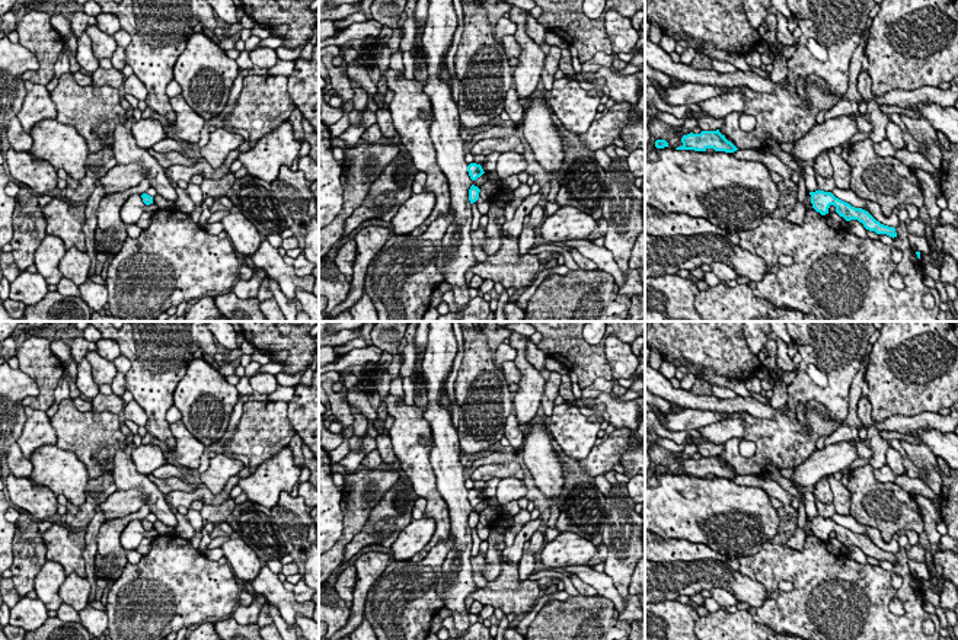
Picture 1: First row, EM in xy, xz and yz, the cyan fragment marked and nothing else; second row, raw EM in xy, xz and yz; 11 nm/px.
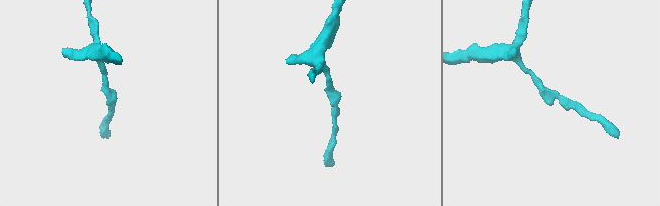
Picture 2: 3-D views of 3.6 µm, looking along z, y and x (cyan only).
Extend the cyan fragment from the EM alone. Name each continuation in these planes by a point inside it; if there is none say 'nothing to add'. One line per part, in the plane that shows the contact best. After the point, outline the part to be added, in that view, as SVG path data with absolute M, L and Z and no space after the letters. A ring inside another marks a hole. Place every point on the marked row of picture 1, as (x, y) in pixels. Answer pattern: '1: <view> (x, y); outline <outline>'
nothing to add

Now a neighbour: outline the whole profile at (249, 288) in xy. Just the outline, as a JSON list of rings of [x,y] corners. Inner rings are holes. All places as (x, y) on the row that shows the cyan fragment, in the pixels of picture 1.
[[[259,268],[249,281],[237,279],[231,291],[239,298],[255,298],[258,295],[262,279],[265,278],[266,271]]]

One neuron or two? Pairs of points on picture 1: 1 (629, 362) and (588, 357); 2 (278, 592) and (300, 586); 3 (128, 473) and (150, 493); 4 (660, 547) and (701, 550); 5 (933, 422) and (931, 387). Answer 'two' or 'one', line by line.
1: two
2: two
3: one
4: one
5: two

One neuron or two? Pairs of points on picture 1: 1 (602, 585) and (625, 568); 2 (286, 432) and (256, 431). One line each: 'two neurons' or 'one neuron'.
1: two neurons
2: one neuron

